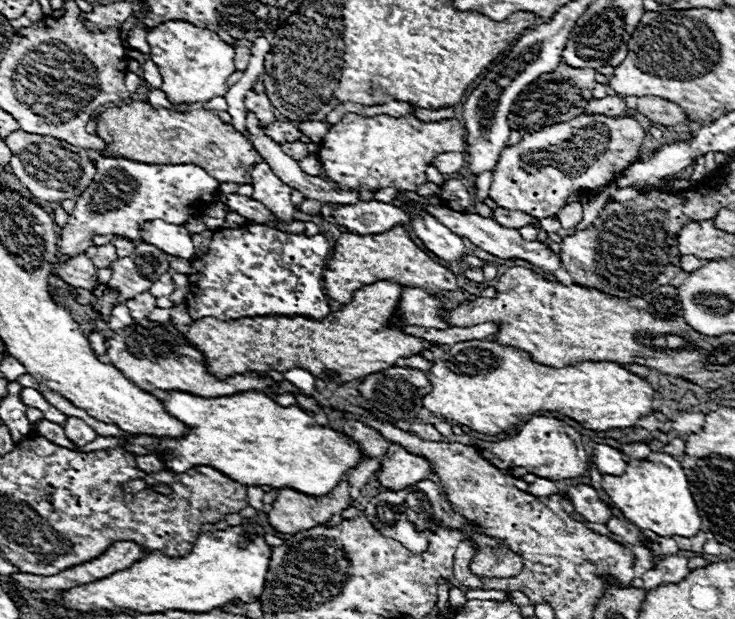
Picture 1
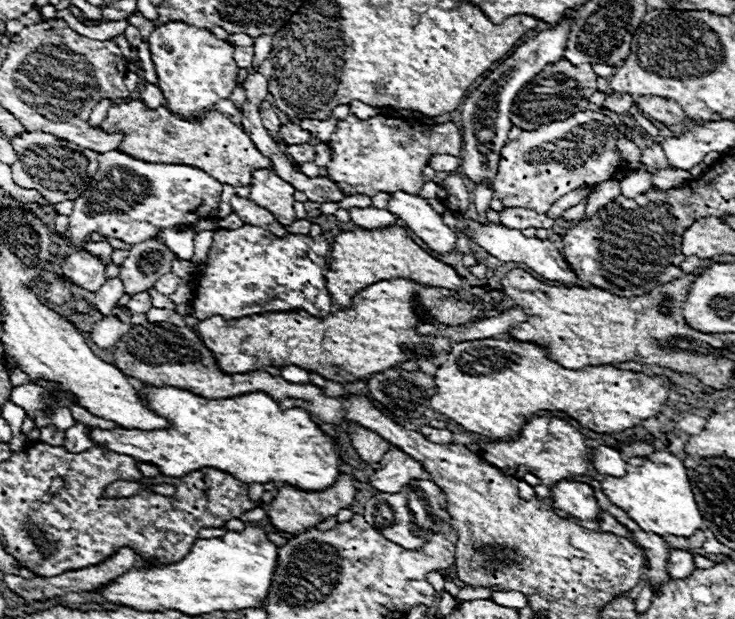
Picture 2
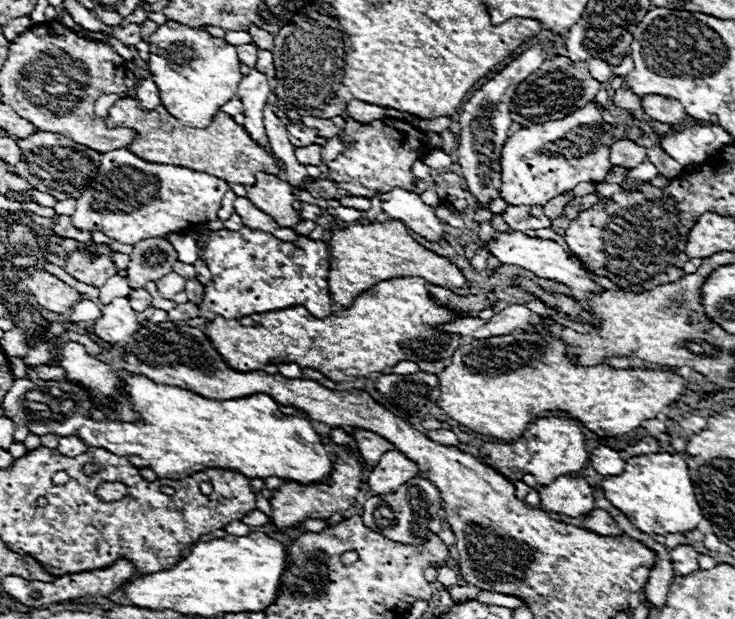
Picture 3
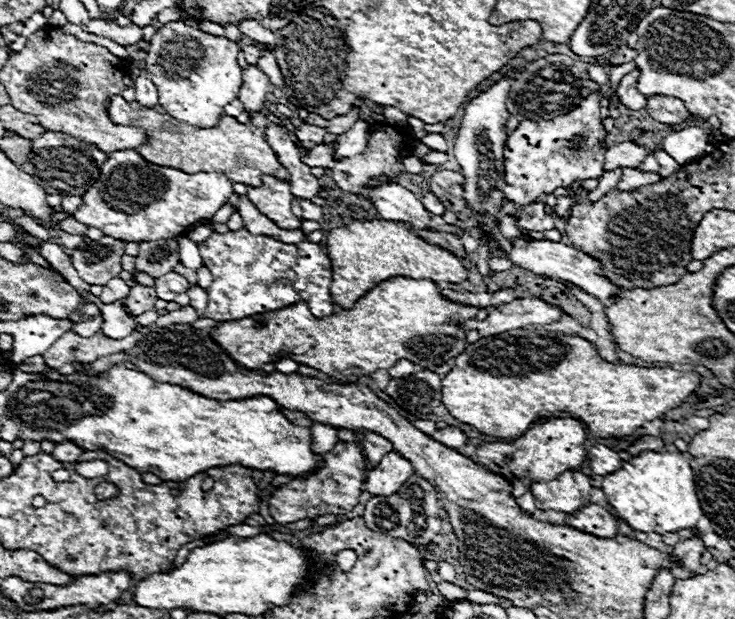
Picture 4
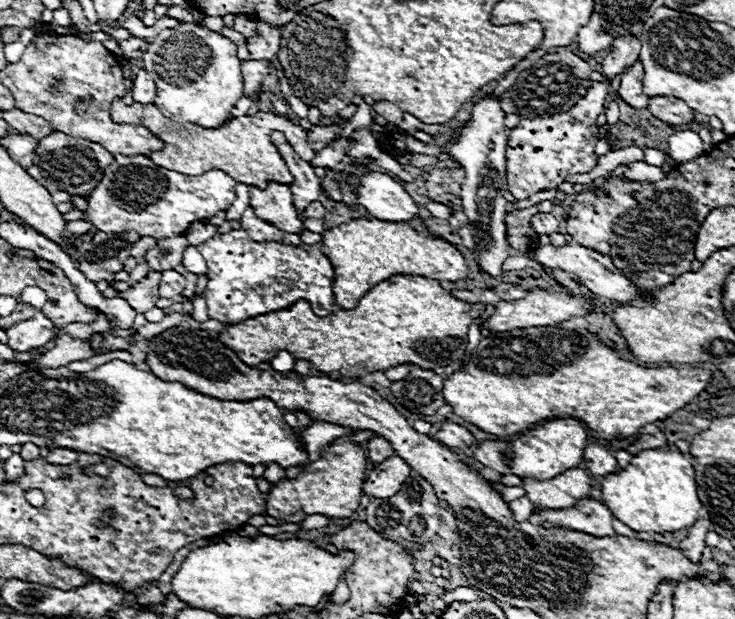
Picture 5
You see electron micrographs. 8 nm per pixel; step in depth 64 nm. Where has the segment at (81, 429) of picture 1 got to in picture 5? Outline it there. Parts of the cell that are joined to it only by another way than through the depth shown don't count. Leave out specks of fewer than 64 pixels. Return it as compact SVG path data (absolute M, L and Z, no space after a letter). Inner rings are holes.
M68 448L52 450L52 452L46 456L46 460L48 460L50 464L60 464L60 466L72 464L72 462L76 462L76 458L78 458L78 452L72 452L72 450L68 450Z

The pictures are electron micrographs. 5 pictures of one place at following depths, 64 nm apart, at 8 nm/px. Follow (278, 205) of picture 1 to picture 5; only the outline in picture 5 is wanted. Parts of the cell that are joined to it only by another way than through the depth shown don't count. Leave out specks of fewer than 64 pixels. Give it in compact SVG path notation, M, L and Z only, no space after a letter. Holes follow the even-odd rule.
M270 184L270 188L250 188L250 206L260 220L270 222L282 232L300 234L302 222L292 204L292 192L286 184Z

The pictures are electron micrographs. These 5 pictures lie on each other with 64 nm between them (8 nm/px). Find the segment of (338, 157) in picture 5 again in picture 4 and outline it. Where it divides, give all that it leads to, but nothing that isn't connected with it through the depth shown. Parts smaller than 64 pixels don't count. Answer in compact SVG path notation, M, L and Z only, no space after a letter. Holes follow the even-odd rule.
M330 142L330 144L320 144L320 146L312 148L310 154L308 154L306 158L302 158L302 160L304 160L304 164L308 164L310 168L314 168L314 166L334 168L334 162L336 162L334 150L336 150L336 144L334 144L334 142Z

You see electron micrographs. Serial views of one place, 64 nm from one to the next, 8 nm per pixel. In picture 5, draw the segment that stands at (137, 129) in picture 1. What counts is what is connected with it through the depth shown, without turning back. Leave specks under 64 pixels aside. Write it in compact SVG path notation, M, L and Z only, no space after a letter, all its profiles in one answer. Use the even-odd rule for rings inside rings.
M114 100L112 108L110 108L110 116L112 120L120 122L120 124L136 124L136 126L144 126L148 128L154 136L158 136L160 140L166 142L164 152L152 152L150 160L162 168L180 172L180 174L200 174L200 172L208 172L212 168L220 168L222 172L228 172L228 176L232 176L236 182L248 184L248 186L256 186L256 188L268 188L270 182L278 182L278 184L292 184L294 176L290 174L286 162L280 156L280 150L272 144L270 134L274 130L284 132L286 140L290 142L290 146L294 148L294 152L306 160L312 162L314 150L310 148L308 140L306 140L306 130L292 124L290 120L276 116L272 112L258 112L256 116L240 116L240 118L232 118L228 120L224 126L220 128L202 128L198 124L174 124L172 120L168 120L162 112L158 112L158 108L154 104L138 104L134 102L132 106L126 106L122 100Z

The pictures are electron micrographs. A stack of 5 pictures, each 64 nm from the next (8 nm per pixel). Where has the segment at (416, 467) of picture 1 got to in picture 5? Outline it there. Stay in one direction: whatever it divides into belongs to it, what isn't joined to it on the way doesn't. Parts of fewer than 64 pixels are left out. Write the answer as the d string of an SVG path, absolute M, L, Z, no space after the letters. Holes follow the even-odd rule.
M392 456L368 472L364 480L364 494L372 498L388 498L400 490L408 476L410 466L400 456Z

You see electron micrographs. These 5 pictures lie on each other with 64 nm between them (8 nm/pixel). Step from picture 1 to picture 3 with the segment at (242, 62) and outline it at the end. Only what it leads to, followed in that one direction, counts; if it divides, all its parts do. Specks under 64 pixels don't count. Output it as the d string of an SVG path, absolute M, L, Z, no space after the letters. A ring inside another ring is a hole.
M244 44L238 46L238 60L244 62L246 66L250 66L250 68L256 66L256 54L258 54L256 48L246 48Z

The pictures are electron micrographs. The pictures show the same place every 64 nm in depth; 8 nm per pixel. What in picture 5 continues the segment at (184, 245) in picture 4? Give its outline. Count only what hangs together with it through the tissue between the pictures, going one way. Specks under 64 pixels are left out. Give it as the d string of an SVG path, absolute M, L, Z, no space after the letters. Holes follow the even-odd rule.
M194 246L188 248L188 252L184 252L184 260L182 260L182 264L186 266L188 272L192 272L192 274L196 274L196 276L208 274L208 266L206 266L204 258L200 256L200 252L198 252Z

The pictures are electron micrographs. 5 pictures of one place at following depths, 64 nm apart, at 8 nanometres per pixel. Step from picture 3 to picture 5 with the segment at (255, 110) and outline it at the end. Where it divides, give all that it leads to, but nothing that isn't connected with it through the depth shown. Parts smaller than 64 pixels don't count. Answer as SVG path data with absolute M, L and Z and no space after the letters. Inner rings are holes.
M244 60L242 62L244 94L254 94L266 74L268 74L268 60Z

